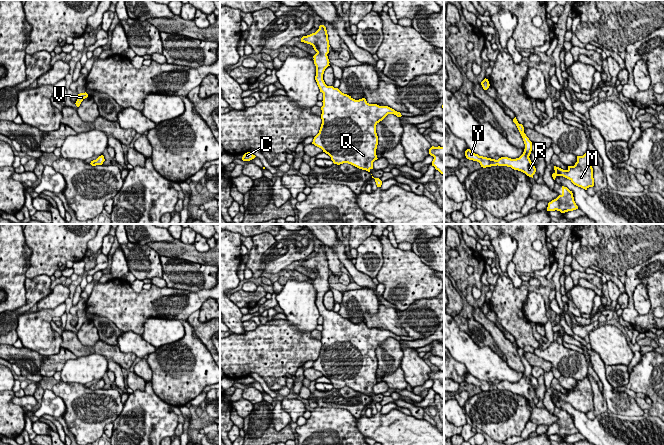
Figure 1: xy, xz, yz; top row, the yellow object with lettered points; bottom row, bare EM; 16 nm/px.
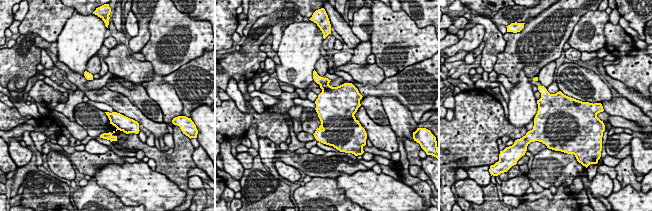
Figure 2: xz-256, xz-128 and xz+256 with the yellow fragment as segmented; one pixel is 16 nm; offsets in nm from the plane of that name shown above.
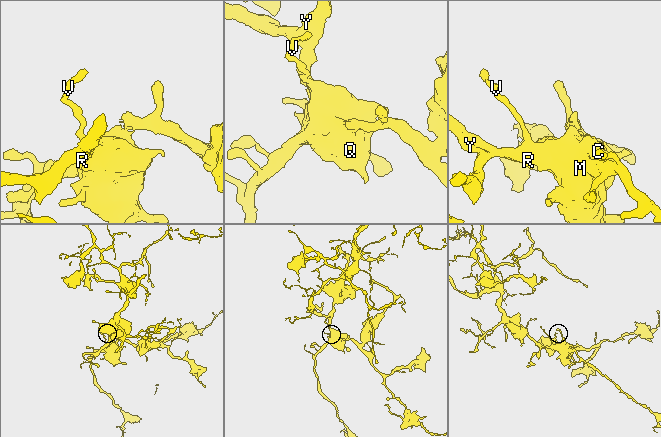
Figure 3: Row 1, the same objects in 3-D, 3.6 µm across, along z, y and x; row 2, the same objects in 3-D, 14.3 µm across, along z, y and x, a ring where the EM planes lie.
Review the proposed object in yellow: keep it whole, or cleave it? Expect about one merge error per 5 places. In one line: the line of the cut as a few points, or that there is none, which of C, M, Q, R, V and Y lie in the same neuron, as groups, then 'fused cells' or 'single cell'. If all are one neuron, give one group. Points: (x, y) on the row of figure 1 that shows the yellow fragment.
no cut | C M Q R V Y | single cell

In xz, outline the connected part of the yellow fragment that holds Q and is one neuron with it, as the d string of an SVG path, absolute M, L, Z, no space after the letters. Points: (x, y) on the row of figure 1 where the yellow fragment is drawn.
M320 25L315 33L303 36L301 42L312 45L317 52L313 56L316 66L315 80L320 92L323 93L323 106L321 107L322 124L312 144L321 148L323 152L328 154L334 164L340 165L348 163L359 169L370 172L370 170L373 169L373 162L378 159L376 155L378 145L376 125L388 114L401 117L401 113L388 106L369 104L365 98L355 100L351 96L342 93L338 88L325 84L323 74L325 69L330 66L327 56L330 45L327 30L324 25Z

